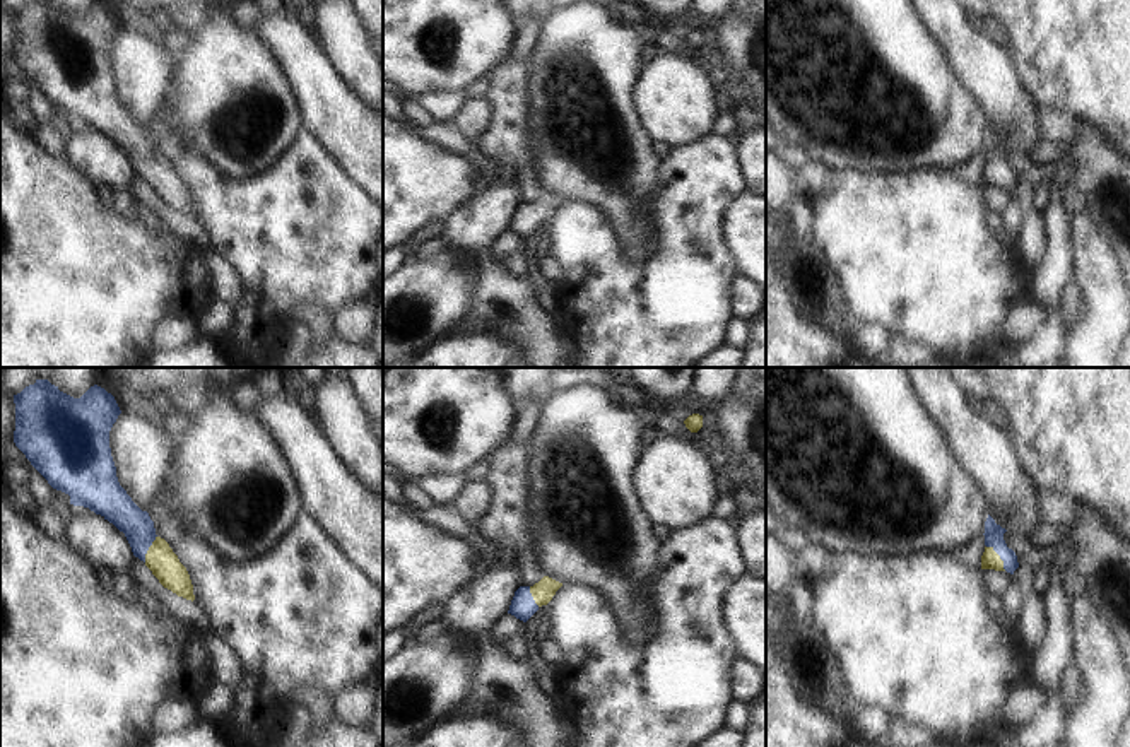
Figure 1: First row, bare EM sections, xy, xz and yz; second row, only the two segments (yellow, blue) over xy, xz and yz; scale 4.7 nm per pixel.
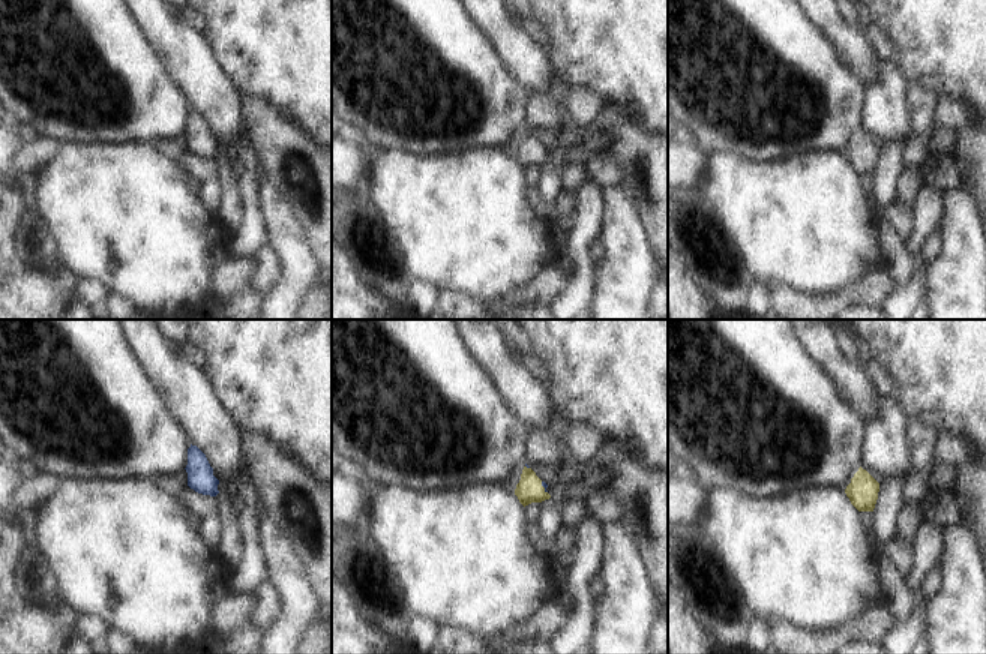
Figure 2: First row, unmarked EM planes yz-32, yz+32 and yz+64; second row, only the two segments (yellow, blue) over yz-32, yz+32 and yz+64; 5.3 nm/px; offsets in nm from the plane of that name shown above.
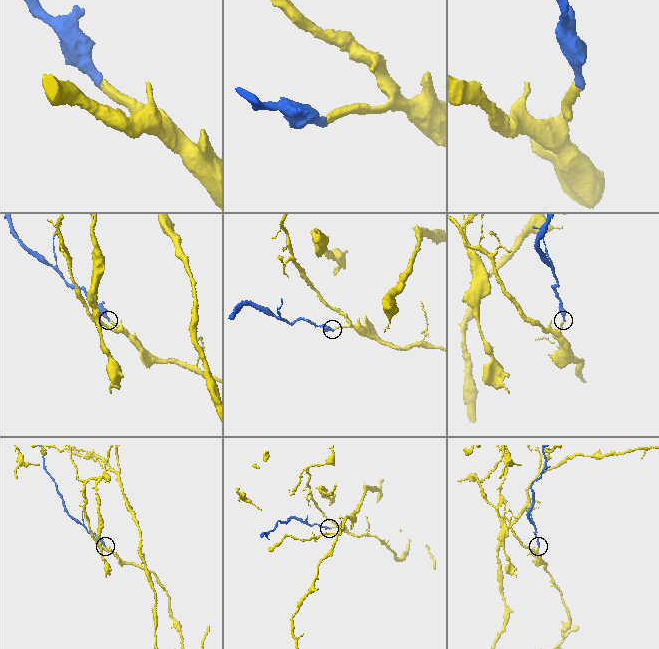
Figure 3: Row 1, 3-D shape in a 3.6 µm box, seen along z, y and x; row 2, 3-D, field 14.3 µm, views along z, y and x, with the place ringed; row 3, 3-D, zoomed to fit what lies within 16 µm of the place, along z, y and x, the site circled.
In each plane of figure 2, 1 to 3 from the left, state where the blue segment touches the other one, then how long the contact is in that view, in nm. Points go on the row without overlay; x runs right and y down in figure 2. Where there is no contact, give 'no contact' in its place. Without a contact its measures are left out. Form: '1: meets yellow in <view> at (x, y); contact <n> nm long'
1: no contact
2: meets yellow in yz+32 at (544, 152); contact 70 nm long
3: no contact

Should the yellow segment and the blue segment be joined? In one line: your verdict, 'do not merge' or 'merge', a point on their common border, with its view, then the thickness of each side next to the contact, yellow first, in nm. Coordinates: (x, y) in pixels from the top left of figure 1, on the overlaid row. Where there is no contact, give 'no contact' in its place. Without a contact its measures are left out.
merge; meets yellow in yz at (999, 558); 90 nm thick on the yellow side, 100 nm on the other

